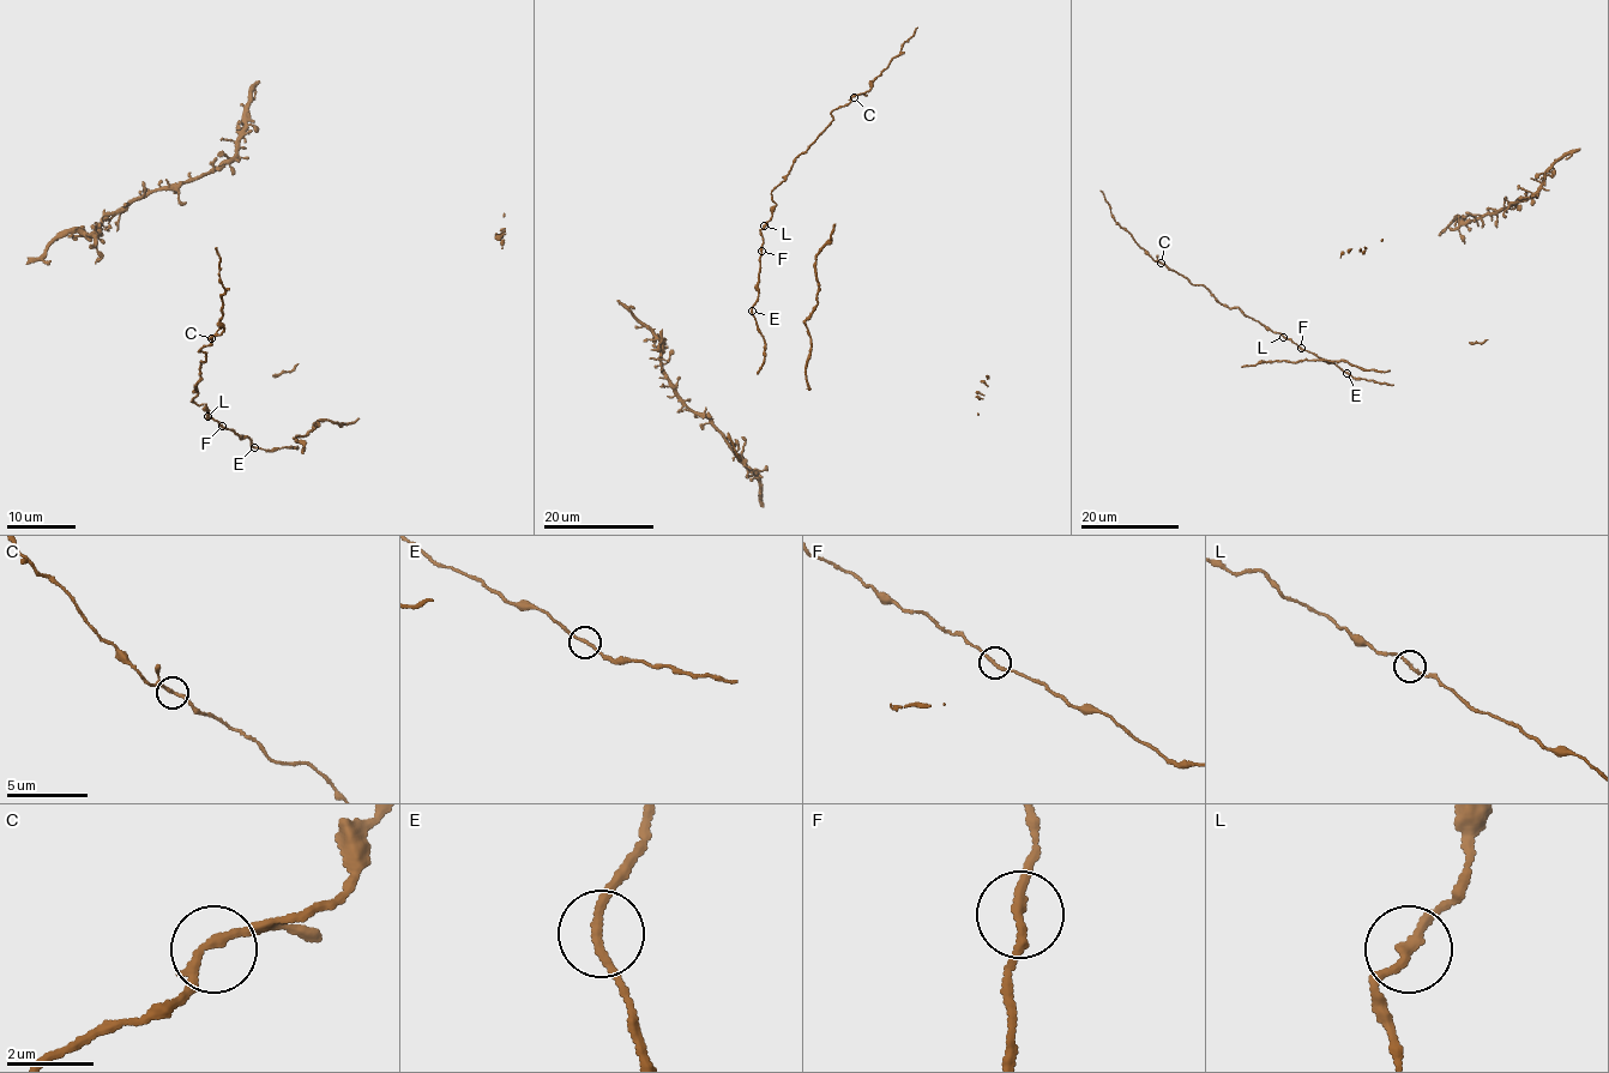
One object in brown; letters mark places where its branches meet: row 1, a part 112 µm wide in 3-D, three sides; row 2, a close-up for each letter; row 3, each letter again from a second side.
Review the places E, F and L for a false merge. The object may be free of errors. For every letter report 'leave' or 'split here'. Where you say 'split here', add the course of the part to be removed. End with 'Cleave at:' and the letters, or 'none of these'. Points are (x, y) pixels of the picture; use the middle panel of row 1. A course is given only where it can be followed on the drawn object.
E: leave
F: leave
L: leave
Cleave at: none of these

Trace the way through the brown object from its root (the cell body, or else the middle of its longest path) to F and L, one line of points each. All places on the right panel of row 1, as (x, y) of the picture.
F: (1348, 372), (1301, 348)
L: (1348, 372), (1282, 337)

